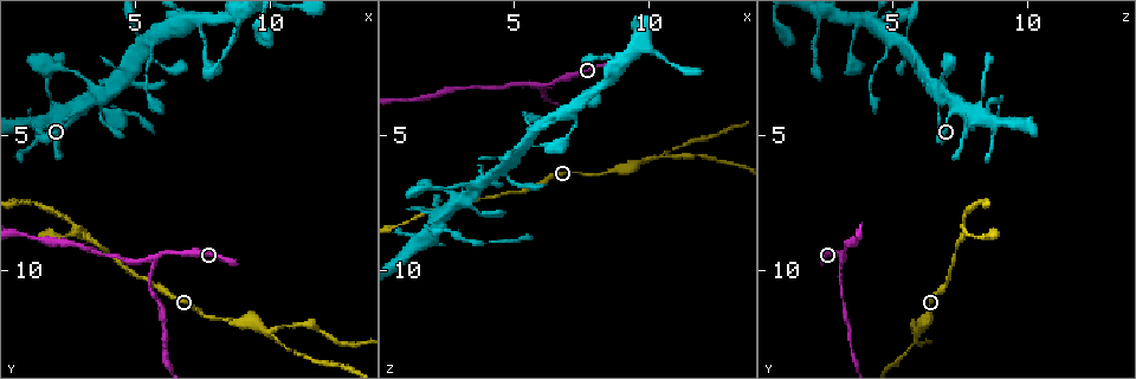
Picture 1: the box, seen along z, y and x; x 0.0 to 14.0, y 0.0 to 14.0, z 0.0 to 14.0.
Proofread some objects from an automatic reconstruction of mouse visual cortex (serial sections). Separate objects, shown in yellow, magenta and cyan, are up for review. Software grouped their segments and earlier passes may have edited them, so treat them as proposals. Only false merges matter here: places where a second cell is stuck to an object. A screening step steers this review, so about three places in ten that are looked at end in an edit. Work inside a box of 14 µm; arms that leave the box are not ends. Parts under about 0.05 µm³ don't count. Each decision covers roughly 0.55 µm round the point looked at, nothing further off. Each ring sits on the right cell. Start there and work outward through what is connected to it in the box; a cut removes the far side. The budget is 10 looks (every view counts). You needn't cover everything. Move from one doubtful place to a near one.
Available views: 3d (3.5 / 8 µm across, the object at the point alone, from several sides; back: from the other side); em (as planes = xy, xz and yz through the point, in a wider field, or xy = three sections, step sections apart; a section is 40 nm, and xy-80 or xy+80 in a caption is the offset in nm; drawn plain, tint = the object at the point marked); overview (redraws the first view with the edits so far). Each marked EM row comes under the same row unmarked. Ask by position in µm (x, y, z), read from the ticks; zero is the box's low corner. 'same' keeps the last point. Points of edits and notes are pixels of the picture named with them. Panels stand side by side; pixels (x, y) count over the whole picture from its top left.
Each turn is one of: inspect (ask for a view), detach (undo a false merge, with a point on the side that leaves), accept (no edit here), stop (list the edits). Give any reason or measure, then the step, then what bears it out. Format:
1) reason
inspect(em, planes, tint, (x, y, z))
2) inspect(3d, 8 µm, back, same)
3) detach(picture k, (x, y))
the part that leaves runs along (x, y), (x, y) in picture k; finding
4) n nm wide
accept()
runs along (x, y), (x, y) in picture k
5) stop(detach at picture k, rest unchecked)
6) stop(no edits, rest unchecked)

three arms meet
inspect(3d, 3.5 µm, (2.9, 8.6, 7.7))

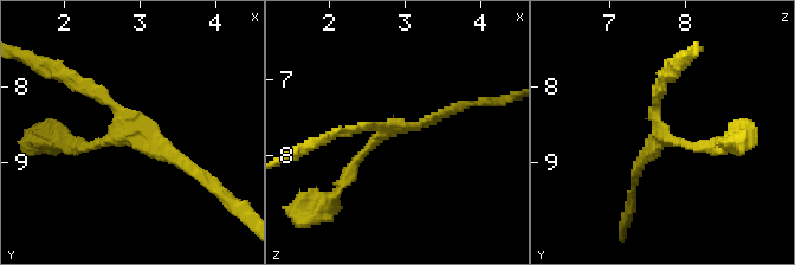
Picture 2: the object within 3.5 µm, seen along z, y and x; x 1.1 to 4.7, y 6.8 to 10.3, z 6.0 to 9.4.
accept()
runs along (194, 169), (75, 83) in picture 2; one cell here

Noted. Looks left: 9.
three-way junction
inspect(3d, 3.5 µm, (10.0, 12.3, 5.9))

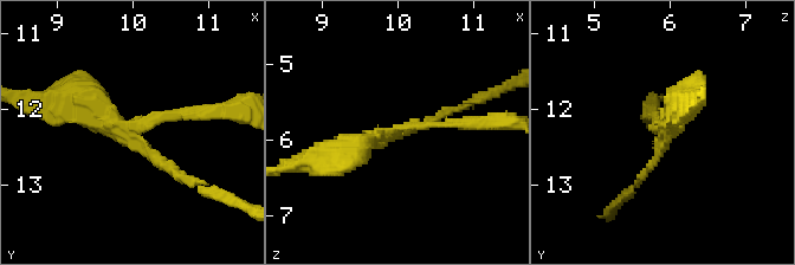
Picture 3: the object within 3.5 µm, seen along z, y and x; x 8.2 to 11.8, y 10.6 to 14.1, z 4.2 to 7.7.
3 arms; arms of 100, 150, 400 nm; shape alone is not enough
inspect(em, xy, step 3, tint, (9.90, 12.25, 5.95))

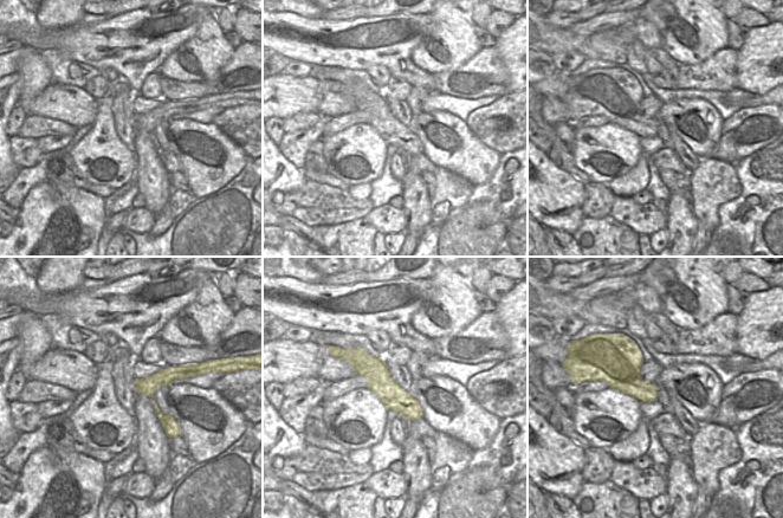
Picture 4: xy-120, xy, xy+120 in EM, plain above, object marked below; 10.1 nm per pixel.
detach(picture 3, (179, 114))
the part that leaves runs along (140, 125), (159, 115), (245, 111) in picture 3; a second cell is stuck on

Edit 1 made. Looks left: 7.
two arms in line, one across
inspect(3d, 3.5 µm, back, (5.7, 9.6, 3.2))

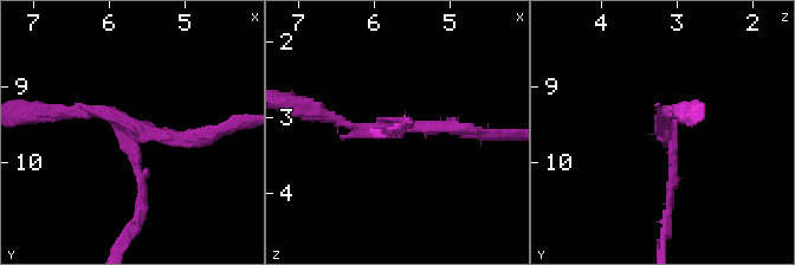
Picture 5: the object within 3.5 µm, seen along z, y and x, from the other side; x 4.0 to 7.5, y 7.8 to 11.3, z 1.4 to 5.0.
arms of 100, 150, 200 nm
detach(picture 5, (672, 176))
a second cell is stuck on

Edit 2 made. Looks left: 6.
arms part here
inspect(3d, 3.5 µm, (5.3, 1.9, 5.7))

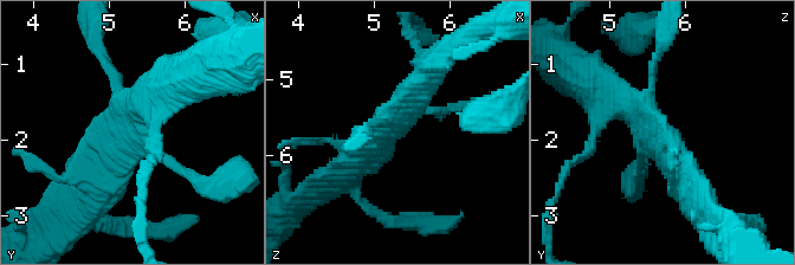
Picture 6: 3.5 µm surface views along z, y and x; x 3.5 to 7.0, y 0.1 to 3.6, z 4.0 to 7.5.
4 arms; arms of 100, 100, 400, 450 nm
inspect(em, xy, step 1, tint, (5.30, 1.95, 5.55))

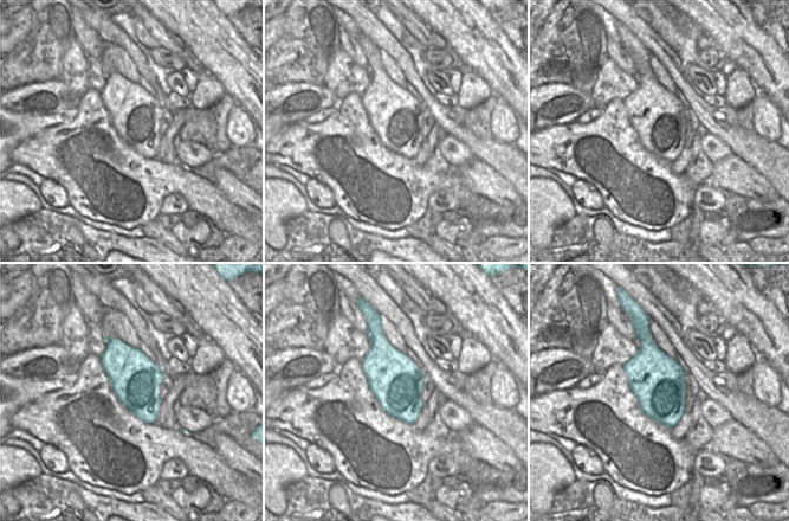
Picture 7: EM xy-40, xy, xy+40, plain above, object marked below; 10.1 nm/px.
accept()
runs along (692, 189), (641, 121), (601, 81) in picture 6; continuous, no second cell

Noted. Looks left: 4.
stop(detach at picture 3, detach at picture 5, rest unchecked)

